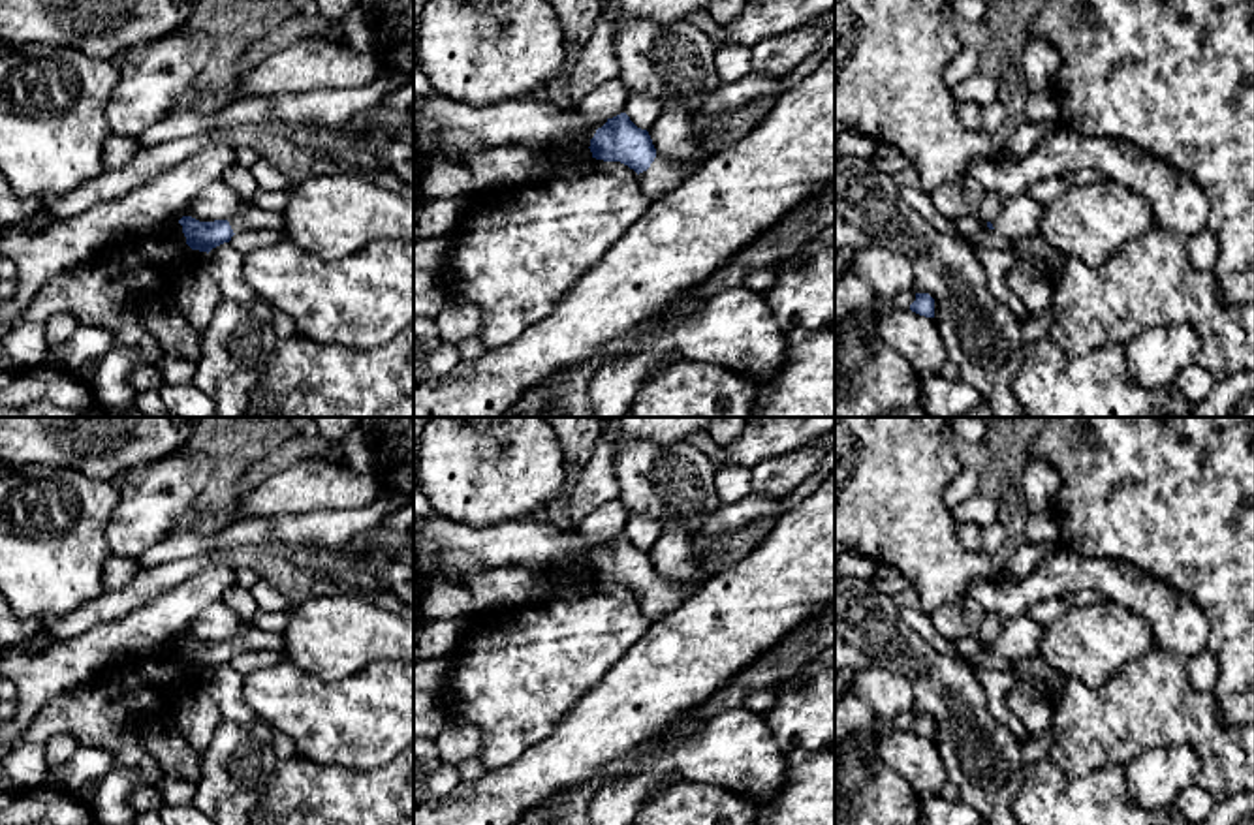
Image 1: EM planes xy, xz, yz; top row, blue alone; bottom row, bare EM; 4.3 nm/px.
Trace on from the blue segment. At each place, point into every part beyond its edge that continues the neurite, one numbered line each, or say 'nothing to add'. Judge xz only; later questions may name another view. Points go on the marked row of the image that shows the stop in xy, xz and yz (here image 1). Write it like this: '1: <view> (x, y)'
1: xz (662, 177)

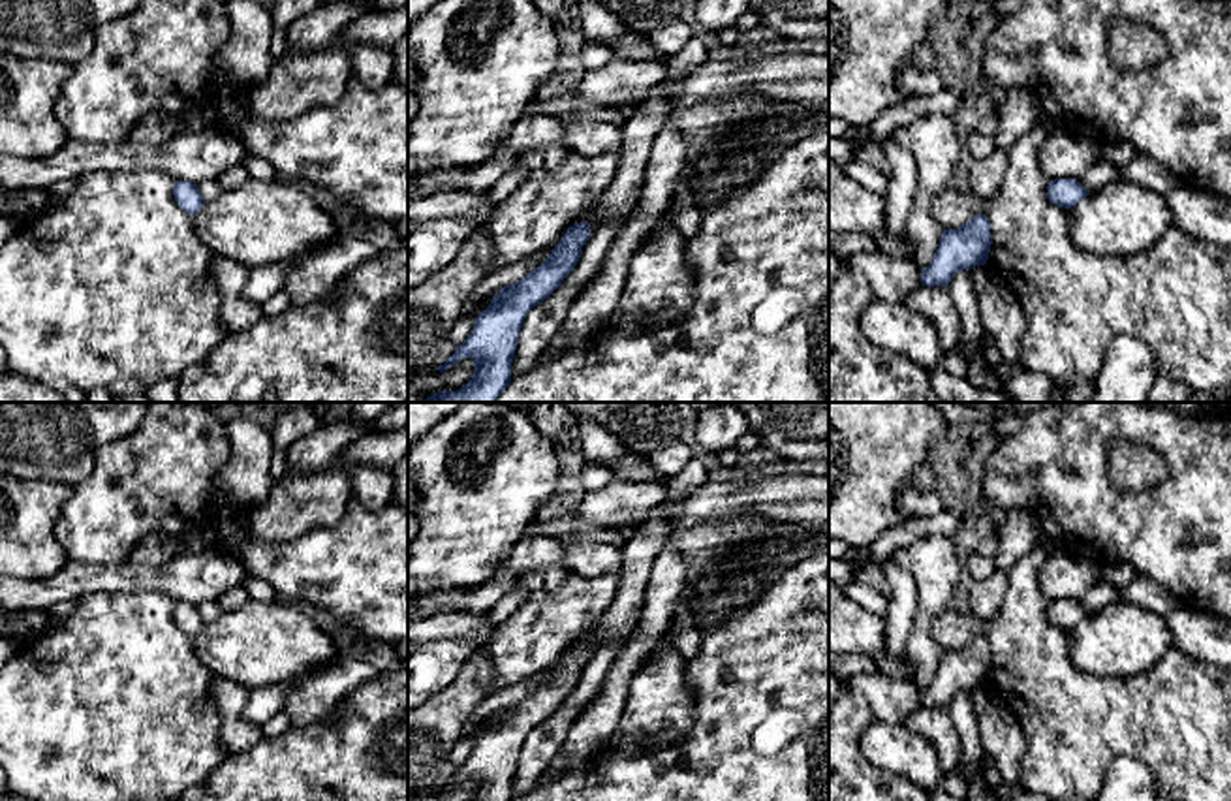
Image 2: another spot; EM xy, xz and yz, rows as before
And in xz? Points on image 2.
nothing to add

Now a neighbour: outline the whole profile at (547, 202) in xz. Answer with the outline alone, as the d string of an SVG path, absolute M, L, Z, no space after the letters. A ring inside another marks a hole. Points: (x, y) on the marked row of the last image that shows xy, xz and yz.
M569 154L554 169L534 169L483 222L494 271L547 250L609 188L618 154Z

